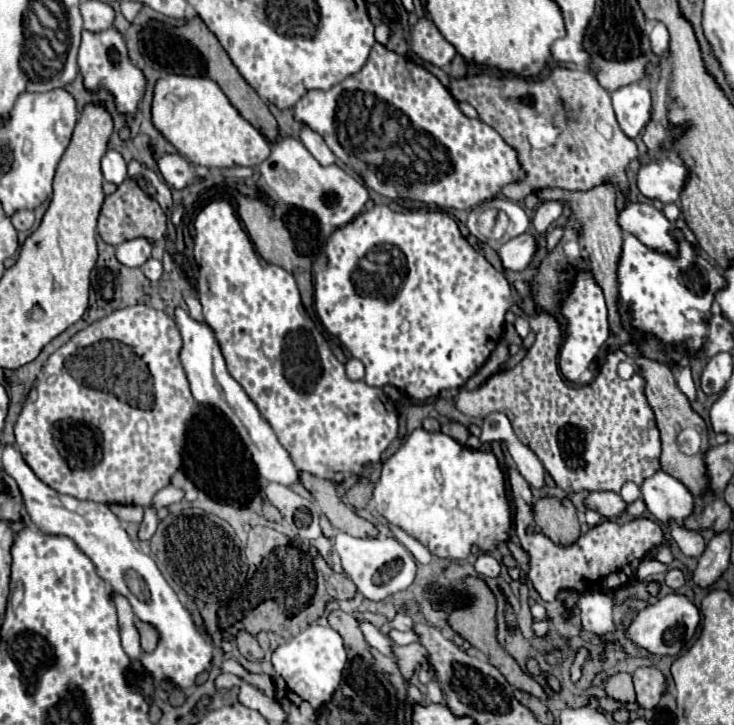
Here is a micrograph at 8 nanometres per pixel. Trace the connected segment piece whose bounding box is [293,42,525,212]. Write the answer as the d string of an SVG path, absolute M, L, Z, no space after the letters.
M379 42L371 48L363 70L329 90L307 92L293 106L293 118L315 130L329 150L363 178L367 188L391 200L411 198L425 204L437 204L445 212L471 210L473 206L495 198L503 186L525 178L515 148L479 118L467 118L459 110L453 94L429 70L407 56L379 46Z

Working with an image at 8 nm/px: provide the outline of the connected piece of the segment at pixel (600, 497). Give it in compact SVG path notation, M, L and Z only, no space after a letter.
M591 492L585 500L587 508L597 510L601 516L605 518L619 518L621 514L625 514L627 504L623 502L623 498L617 492Z

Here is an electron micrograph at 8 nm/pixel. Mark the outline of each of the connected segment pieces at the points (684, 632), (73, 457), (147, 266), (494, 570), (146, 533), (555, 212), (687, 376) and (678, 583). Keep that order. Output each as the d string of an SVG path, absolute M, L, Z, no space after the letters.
M667 594L667 596L659 598L655 604L641 610L633 618L631 626L627 628L627 636L631 638L633 644L645 648L647 652L651 652L655 656L677 656L681 652L681 648L687 646L687 638L693 640L699 622L701 622L699 608L687 596Z
M55 422L53 442L63 460L71 466L71 470L93 468L101 460L101 438L97 450L97 428L87 422Z
M149 258L141 268L143 268L143 274L149 280L159 280L161 274L163 274L163 264L159 260L155 260L155 258Z
M481 554L481 556L477 556L477 560L475 560L475 570L477 570L481 576L497 578L497 576L499 576L499 570L501 570L501 564L499 564L491 554Z
M153 506L145 508L145 518L139 526L139 538L141 540L149 540L157 530L157 510Z
M545 202L543 206L537 208L531 224L541 234L541 232L545 232L561 216L561 212L563 212L563 202Z
M686 366L680 369L677 385L679 389L687 396L690 402L694 401L696 398L696 387L692 378L691 369Z
M673 568L673 570L669 570L667 572L667 586L669 588L673 588L673 590L677 590L677 588L681 588L683 584L685 584L685 574L683 574L683 570L679 570L679 568Z

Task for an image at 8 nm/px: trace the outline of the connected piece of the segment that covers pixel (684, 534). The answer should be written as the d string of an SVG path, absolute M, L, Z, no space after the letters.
M669 522L669 532L673 536L673 540L677 542L677 546L681 548L681 552L685 556L693 556L693 558L699 558L705 550L705 542L701 542L701 534L699 532L691 532L691 530L685 530L681 526L677 526L675 522Z

